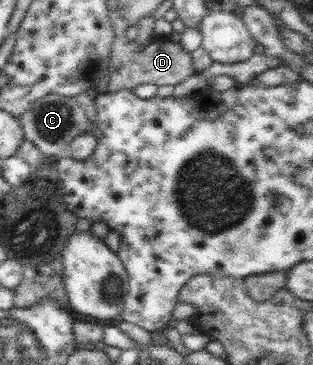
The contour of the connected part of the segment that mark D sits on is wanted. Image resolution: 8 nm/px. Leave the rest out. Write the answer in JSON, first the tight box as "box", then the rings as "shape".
{"box":[108,23,195,92],"shape":[[[120,23],[114,25],[116,40],[112,42],[111,59],[109,65],[108,92],[119,92],[120,89],[134,90],[142,83],[155,83],[157,86],[178,85],[184,83],[195,72],[192,69],[192,56],[186,52],[180,41],[173,35],[155,35],[147,46],[142,47],[136,41],[129,41],[126,31],[120,27]]]}

